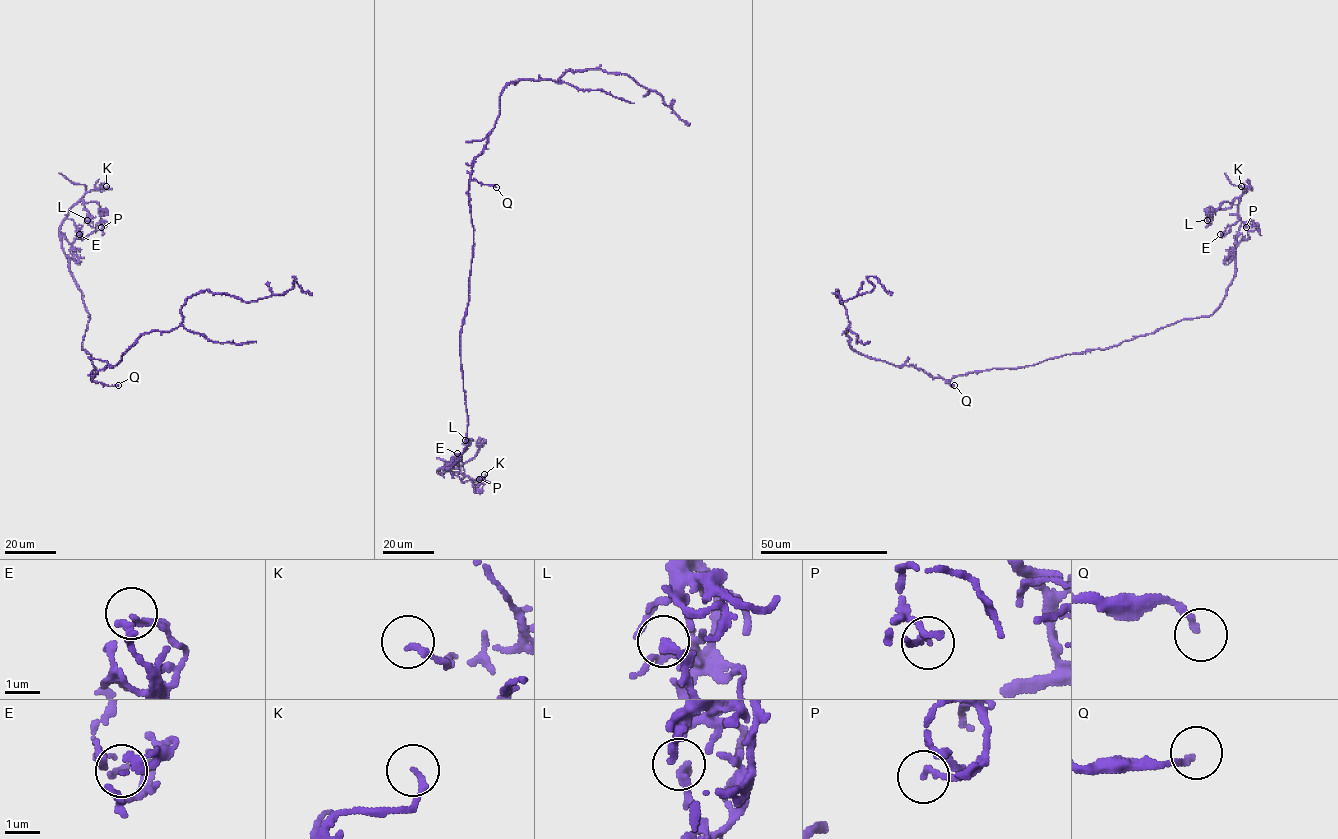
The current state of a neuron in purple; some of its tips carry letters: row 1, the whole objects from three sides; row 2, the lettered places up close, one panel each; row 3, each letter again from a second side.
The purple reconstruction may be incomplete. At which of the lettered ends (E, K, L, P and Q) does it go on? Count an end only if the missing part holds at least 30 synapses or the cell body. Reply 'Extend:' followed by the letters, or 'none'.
Extend: none

